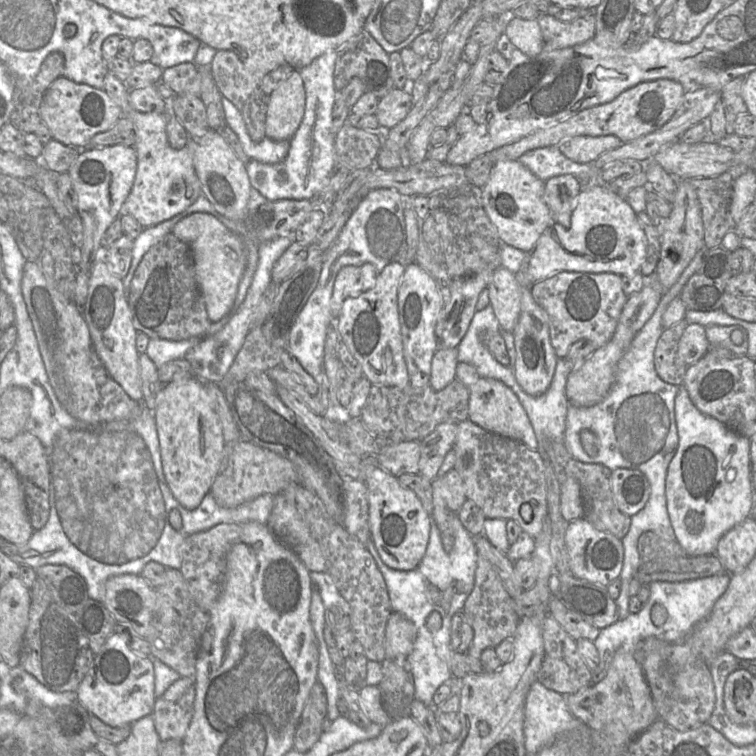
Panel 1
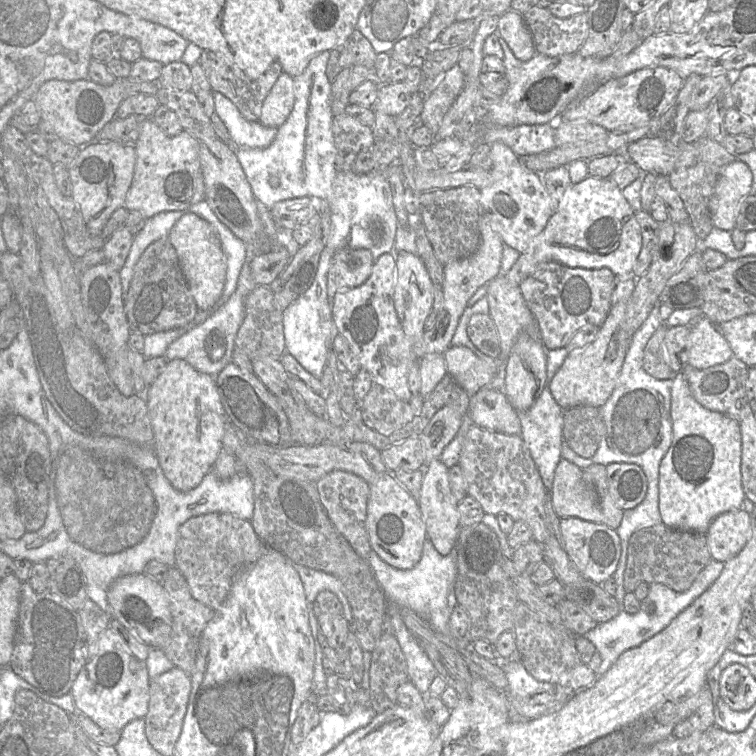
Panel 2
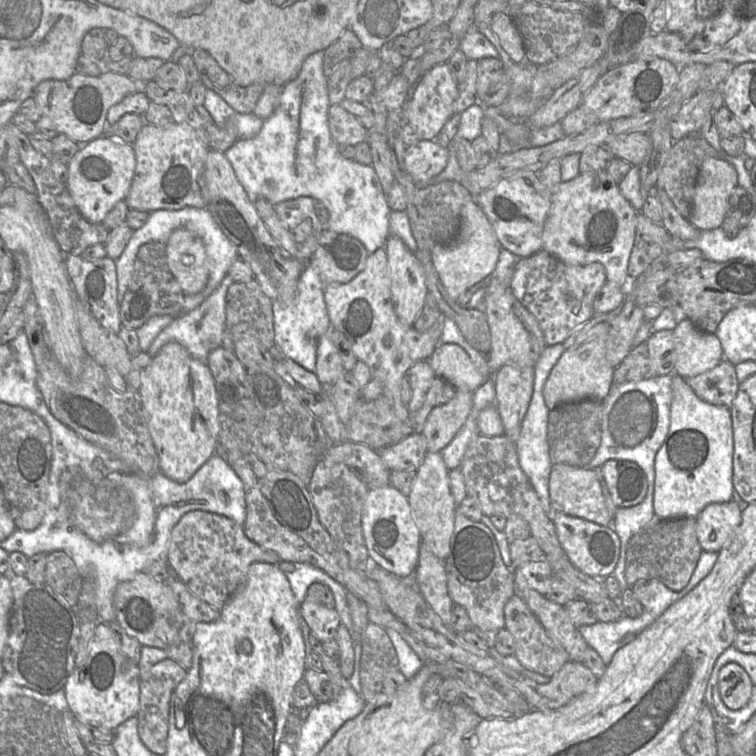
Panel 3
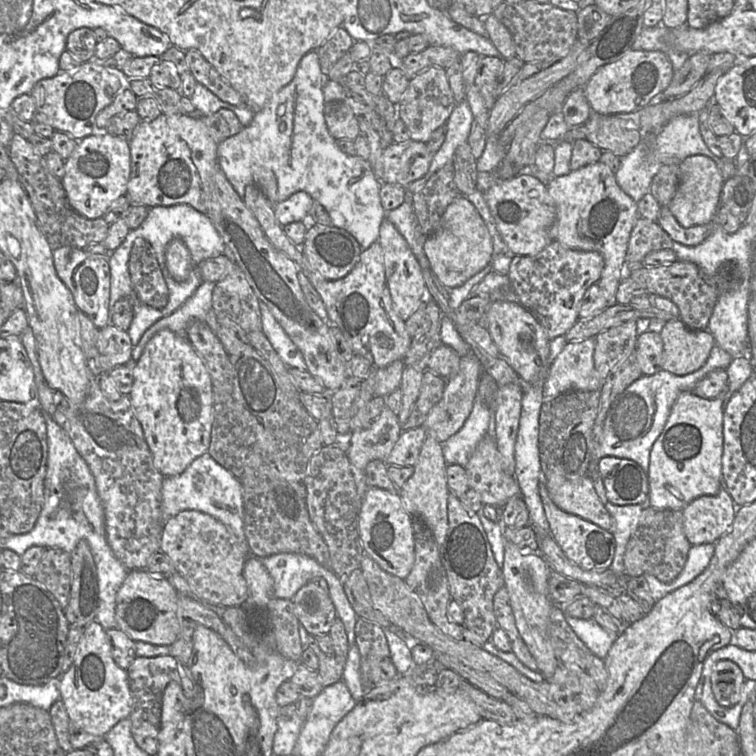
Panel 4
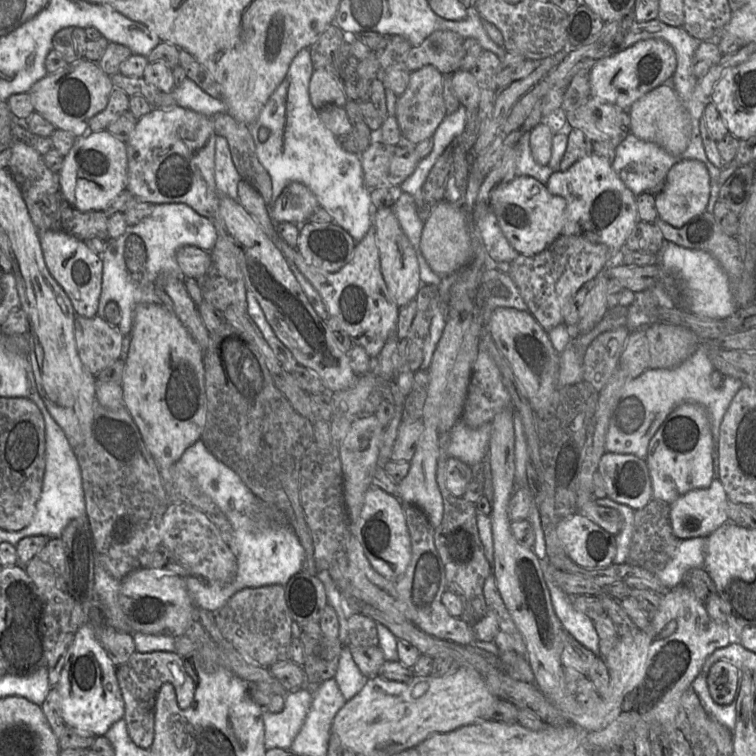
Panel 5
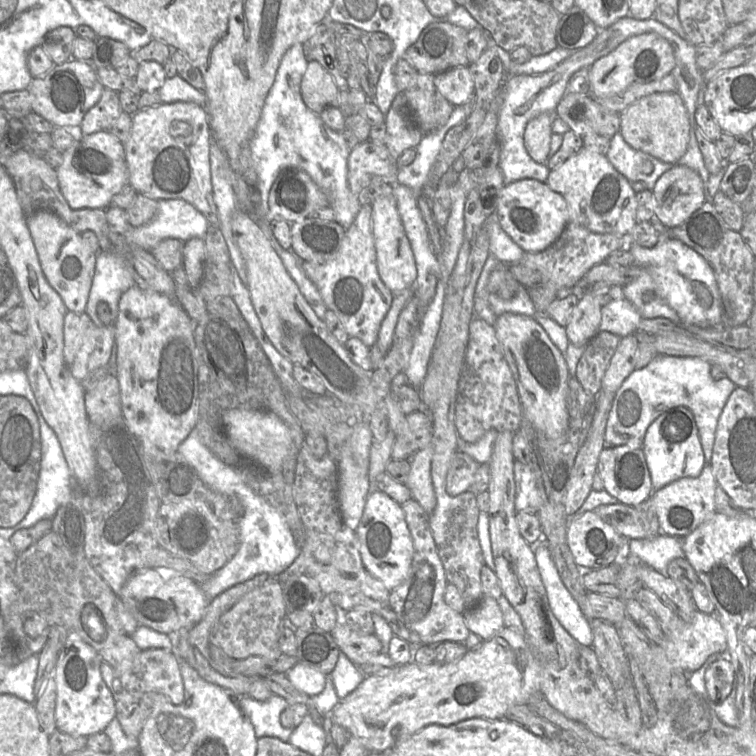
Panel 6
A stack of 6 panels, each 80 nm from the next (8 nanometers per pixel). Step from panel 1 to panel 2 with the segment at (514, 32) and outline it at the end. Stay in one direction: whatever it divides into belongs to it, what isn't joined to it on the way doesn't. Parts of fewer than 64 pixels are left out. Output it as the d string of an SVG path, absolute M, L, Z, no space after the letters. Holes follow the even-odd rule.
M508 10L498 19L497 34L512 50L515 57L528 61L536 54L534 42L522 14Z

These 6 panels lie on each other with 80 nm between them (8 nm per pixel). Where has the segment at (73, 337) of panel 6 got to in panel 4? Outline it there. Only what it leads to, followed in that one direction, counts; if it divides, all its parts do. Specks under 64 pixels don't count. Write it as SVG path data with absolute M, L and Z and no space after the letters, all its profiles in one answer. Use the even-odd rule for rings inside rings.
M112 324L100 328L96 341L97 356L88 359L89 368L97 376L132 360L134 345L128 332Z

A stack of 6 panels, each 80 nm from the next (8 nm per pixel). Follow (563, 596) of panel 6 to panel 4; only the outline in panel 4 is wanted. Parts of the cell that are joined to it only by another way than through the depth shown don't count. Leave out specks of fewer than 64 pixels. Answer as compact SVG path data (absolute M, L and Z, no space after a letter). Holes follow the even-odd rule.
M568 614L565 617L567 623L590 651L605 659L619 634L606 631L594 619L579 619Z

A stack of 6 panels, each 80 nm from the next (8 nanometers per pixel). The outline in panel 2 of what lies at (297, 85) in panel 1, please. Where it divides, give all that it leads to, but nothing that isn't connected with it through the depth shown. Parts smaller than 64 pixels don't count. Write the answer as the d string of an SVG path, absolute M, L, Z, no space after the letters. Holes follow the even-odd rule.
M282 73L263 102L260 122L278 129L290 116L294 103L294 77Z

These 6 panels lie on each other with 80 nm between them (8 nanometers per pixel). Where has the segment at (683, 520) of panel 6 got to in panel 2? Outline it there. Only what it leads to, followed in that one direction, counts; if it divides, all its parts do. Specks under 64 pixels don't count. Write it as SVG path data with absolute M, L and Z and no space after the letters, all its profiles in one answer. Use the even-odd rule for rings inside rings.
M742 509L724 512L713 519L705 536L712 559L724 563L749 541L750 515Z

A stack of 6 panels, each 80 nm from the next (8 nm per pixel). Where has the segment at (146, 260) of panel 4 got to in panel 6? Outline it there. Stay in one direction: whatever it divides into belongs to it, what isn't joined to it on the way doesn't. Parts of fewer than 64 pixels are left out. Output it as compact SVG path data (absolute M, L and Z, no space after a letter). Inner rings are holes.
M182 199L158 201L156 217L148 224L130 228L123 236L130 246L151 251L165 239L185 242L203 238L210 227L207 219ZM99 252L85 314L96 325L104 326L97 317L98 303L109 304L114 320L121 295L135 285L133 275L122 257L112 252Z

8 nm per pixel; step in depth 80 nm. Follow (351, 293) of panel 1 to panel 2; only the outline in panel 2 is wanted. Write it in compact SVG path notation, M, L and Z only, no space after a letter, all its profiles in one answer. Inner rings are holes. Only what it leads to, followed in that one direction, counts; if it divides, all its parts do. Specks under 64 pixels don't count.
M367 249L337 250L330 262L327 291L330 303L339 291L355 288L370 277L375 260Z

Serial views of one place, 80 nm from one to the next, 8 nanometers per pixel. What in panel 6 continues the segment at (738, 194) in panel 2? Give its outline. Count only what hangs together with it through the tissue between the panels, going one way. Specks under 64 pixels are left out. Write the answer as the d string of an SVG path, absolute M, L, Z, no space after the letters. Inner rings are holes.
M674 166L664 172L652 194L655 220L666 228L681 225L705 202L701 177L686 166Z

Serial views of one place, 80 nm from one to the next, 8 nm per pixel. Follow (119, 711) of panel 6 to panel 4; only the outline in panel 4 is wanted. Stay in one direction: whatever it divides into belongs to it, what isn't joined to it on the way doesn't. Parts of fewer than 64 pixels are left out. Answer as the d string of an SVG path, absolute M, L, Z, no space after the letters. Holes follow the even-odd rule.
M169 655L156 657L137 656L126 669L132 697L132 710L128 719L131 721L131 733L137 745L147 754L158 752L158 734L161 725L162 701L167 685L175 681L179 683L187 697L194 693L194 684L187 672L187 667L175 657Z

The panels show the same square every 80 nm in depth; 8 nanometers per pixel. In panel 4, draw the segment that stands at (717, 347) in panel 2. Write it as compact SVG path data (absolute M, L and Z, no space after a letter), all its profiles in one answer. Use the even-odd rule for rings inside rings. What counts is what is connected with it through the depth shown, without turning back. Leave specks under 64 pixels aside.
M680 318L666 322L659 333L663 341L662 369L676 375L690 374L701 368L716 345L712 333L691 329Z

